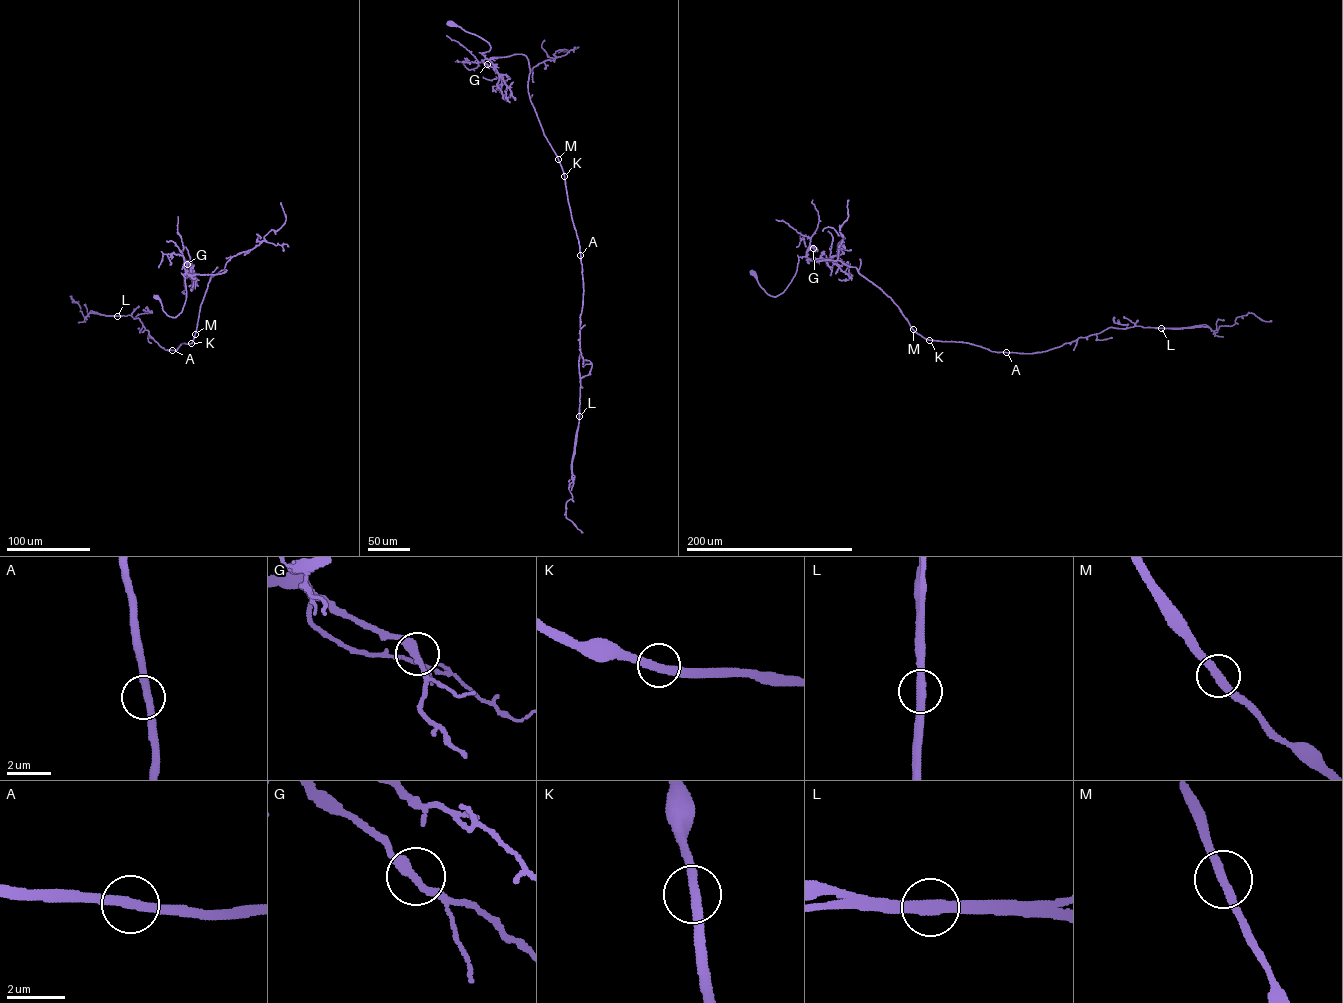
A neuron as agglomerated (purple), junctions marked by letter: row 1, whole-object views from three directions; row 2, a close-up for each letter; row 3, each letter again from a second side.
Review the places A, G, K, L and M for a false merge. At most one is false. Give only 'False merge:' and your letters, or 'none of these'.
False merge: L

